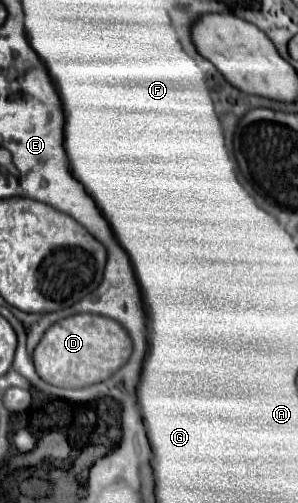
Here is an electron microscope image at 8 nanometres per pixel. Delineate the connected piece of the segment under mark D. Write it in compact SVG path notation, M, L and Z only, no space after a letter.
M74 314L58 320L44 332L32 352L32 362L44 382L58 388L84 388L110 378L126 364L130 352L130 336L118 322L96 314Z

